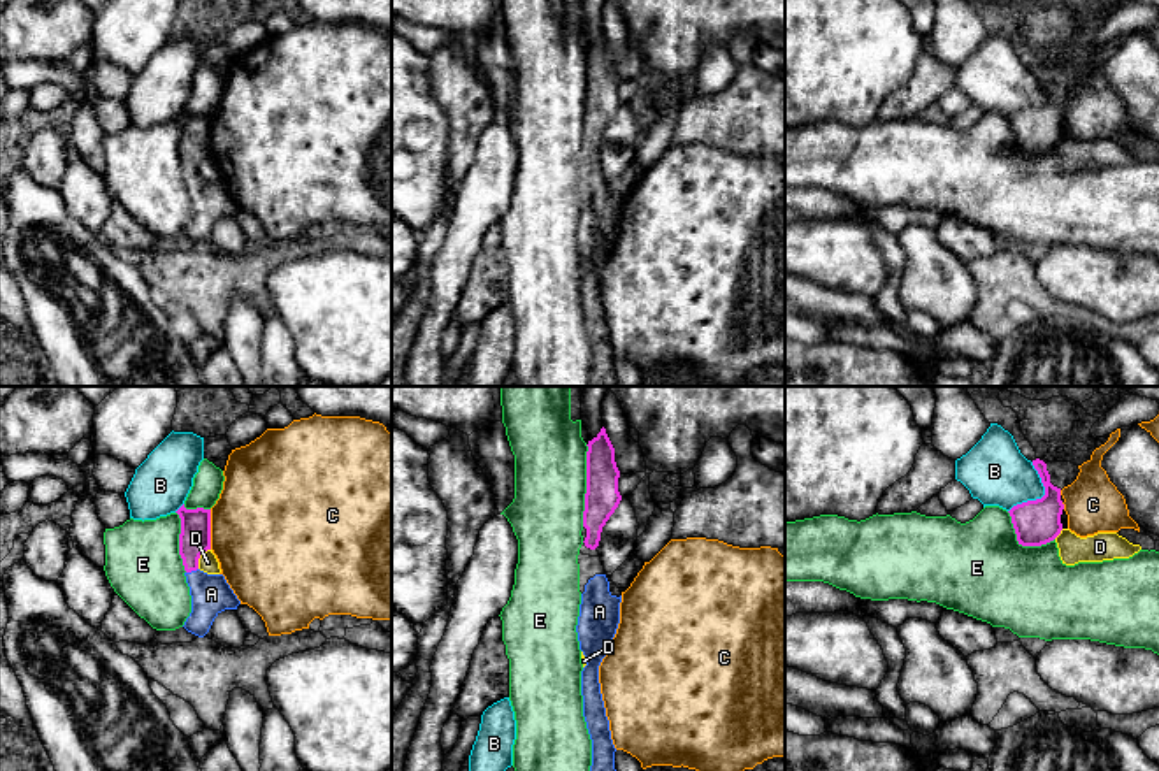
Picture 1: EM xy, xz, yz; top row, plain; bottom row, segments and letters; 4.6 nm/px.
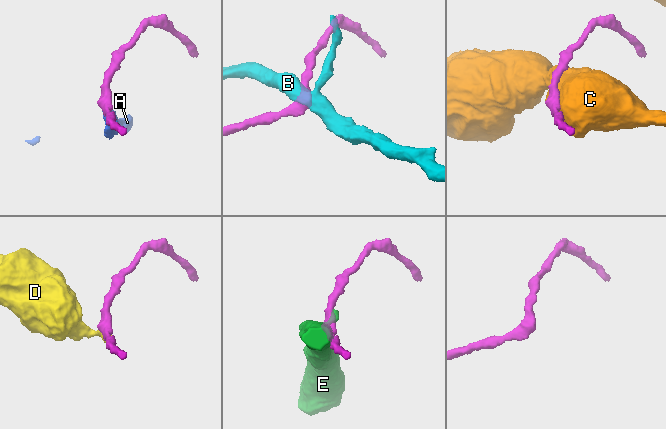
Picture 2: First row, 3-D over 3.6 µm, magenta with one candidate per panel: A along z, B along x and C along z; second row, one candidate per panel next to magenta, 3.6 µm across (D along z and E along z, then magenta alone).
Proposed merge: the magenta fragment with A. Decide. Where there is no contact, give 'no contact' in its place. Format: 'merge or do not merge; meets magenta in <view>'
merge; meets magenta in xy

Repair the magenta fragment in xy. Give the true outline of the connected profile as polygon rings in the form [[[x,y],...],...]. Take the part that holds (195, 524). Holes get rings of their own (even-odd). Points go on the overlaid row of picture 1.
[[[183,504],[176,513],[181,518],[179,555],[191,595],[191,613],[183,627],[204,638],[214,618],[225,609],[237,609],[241,601],[223,574],[198,569],[200,555],[211,550],[211,509],[186,509]]]

